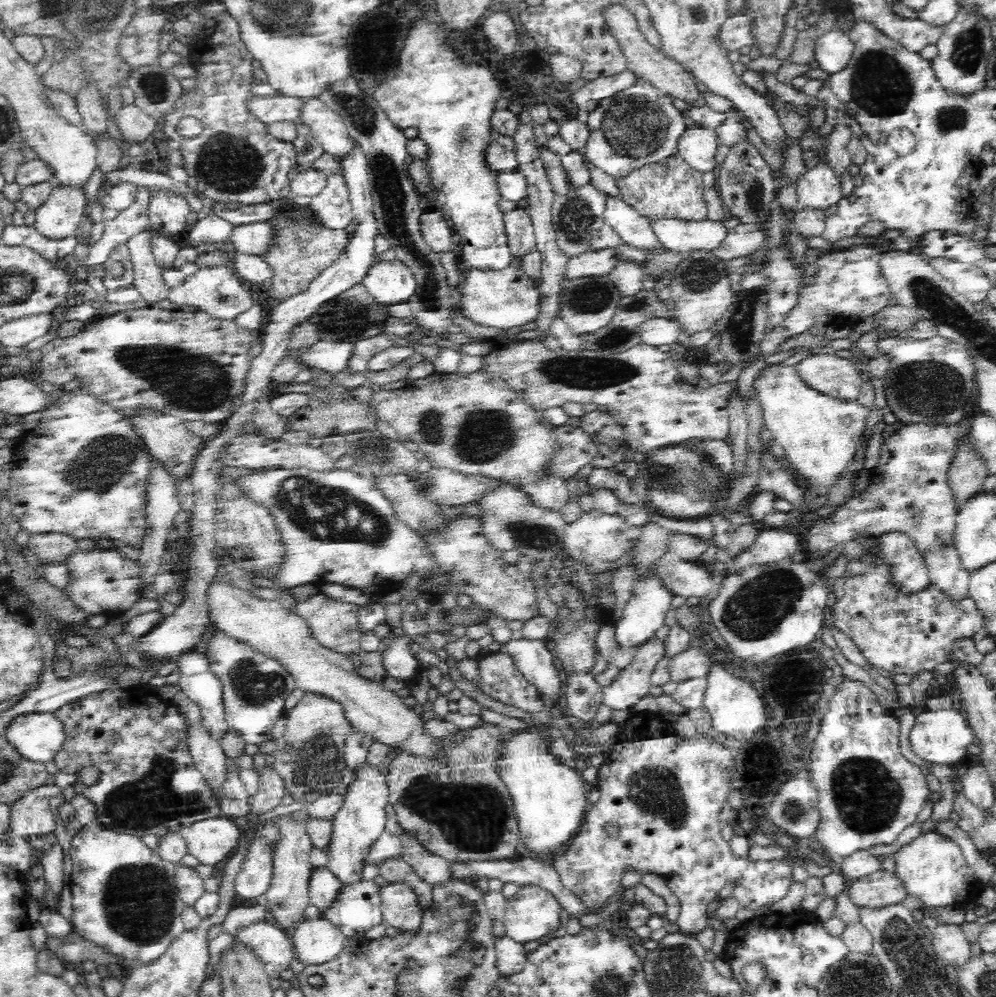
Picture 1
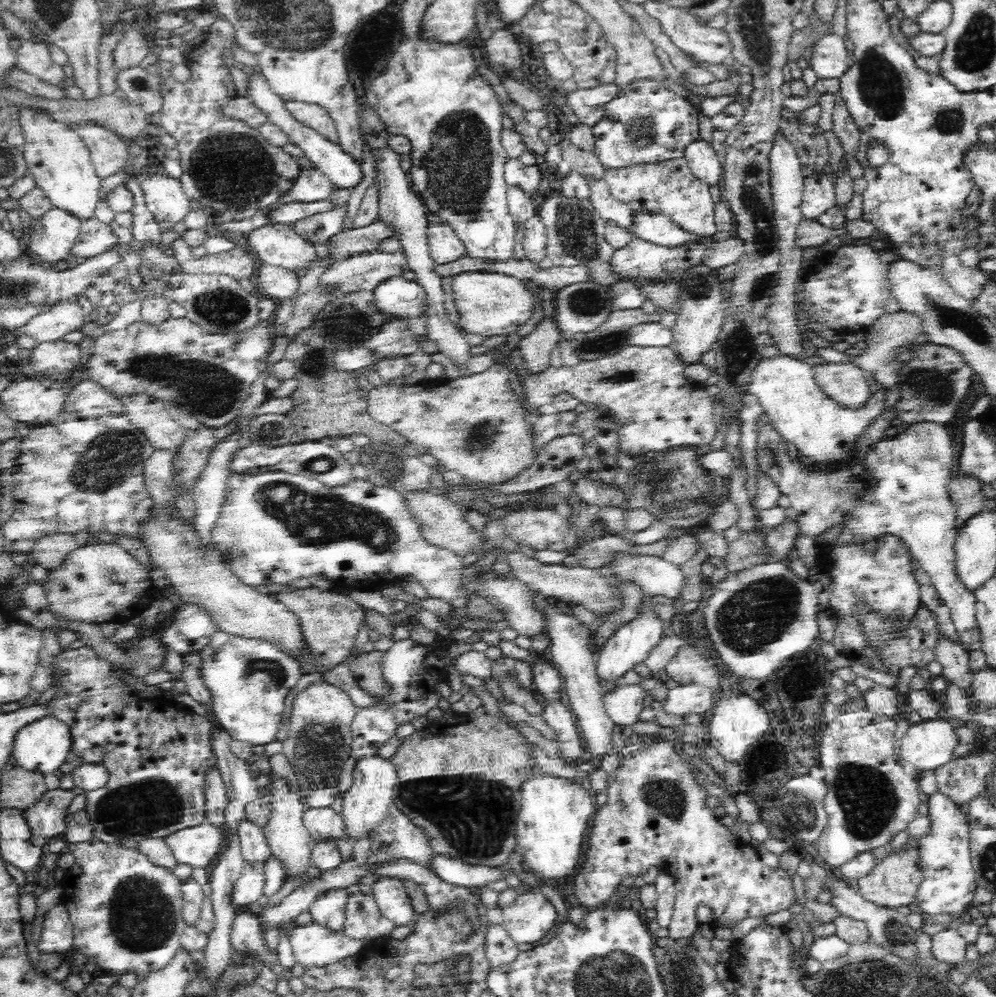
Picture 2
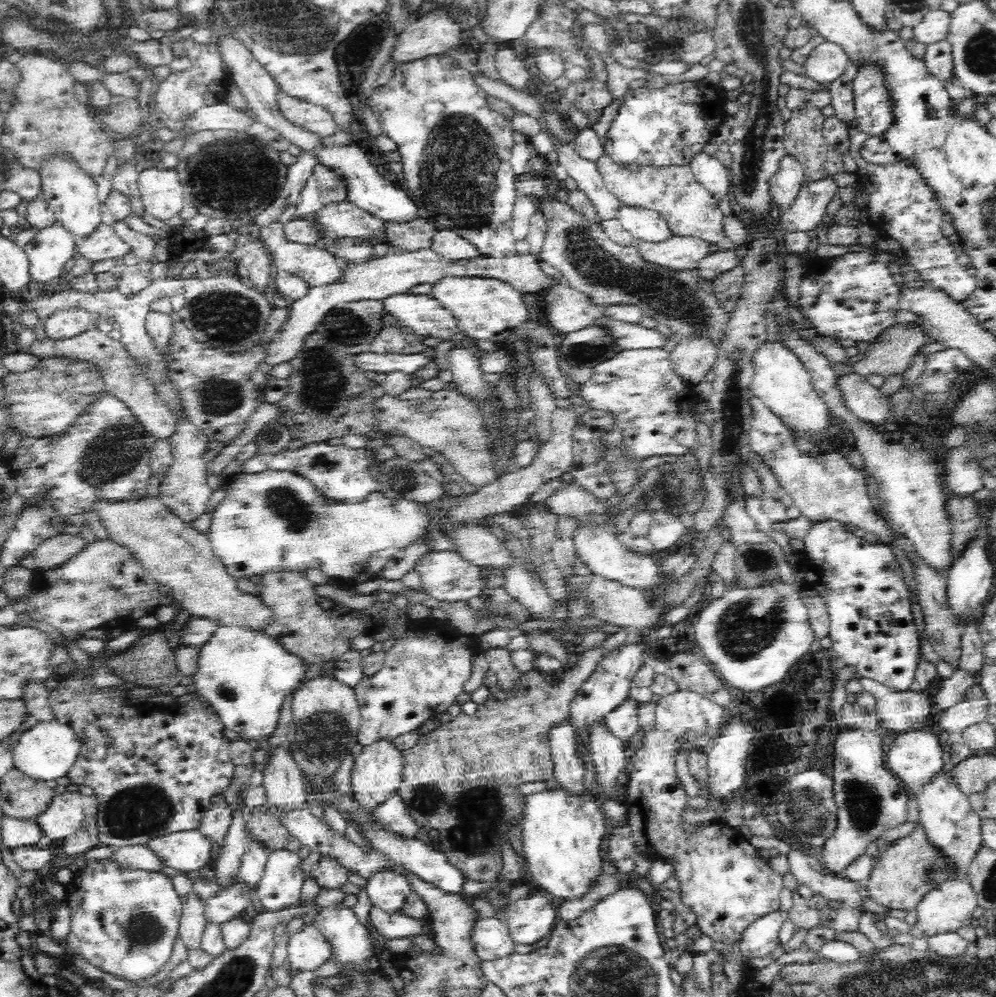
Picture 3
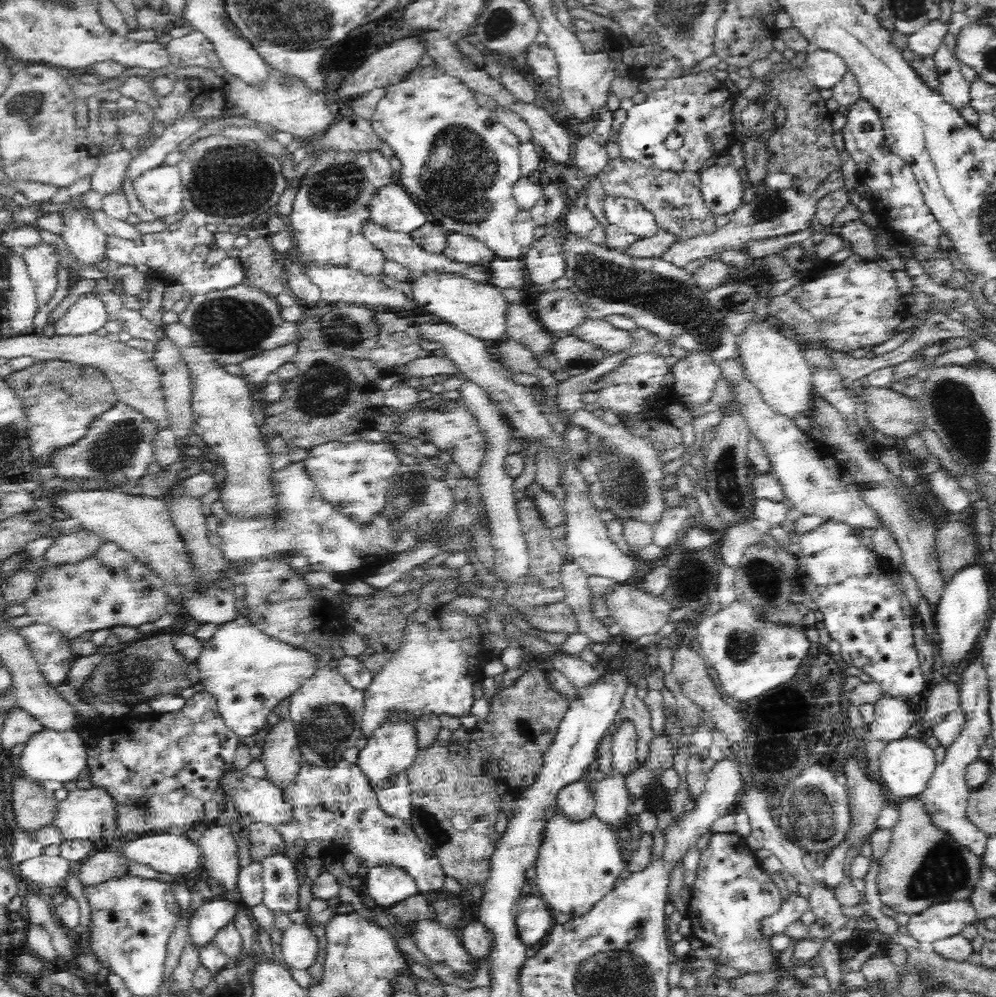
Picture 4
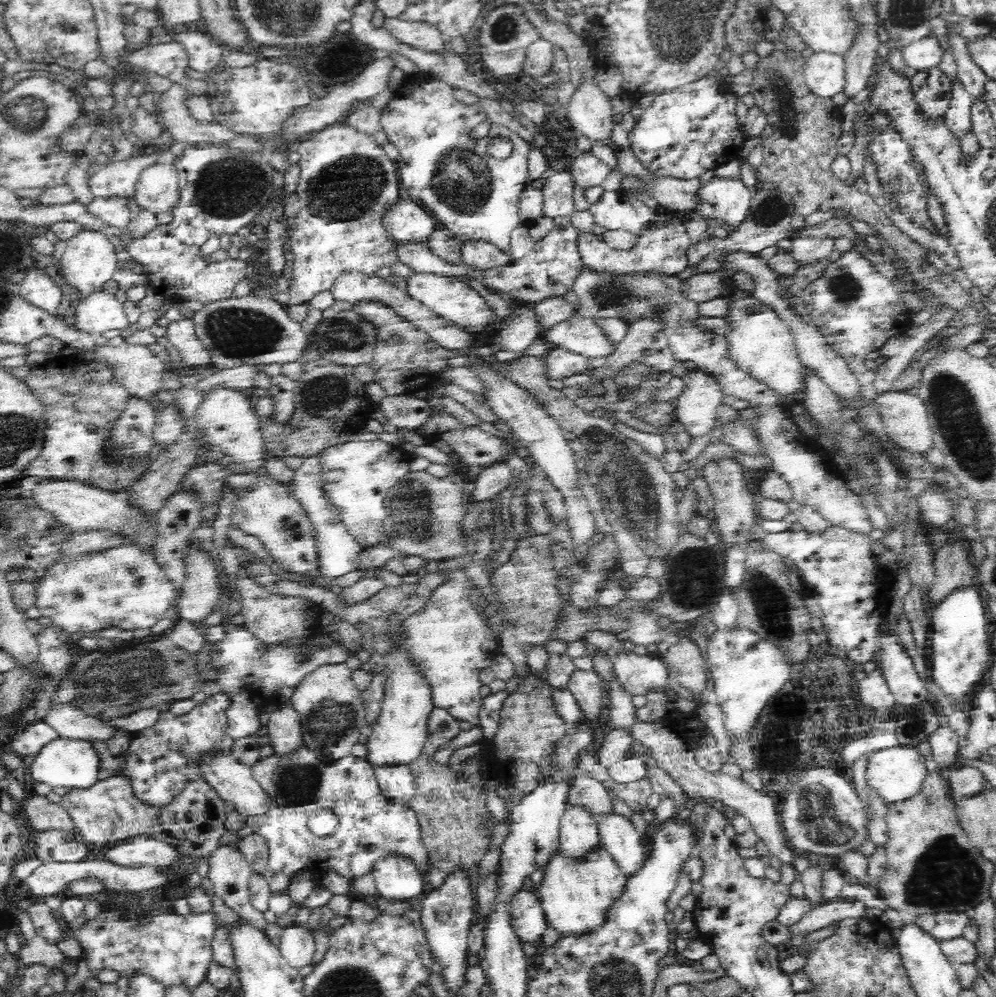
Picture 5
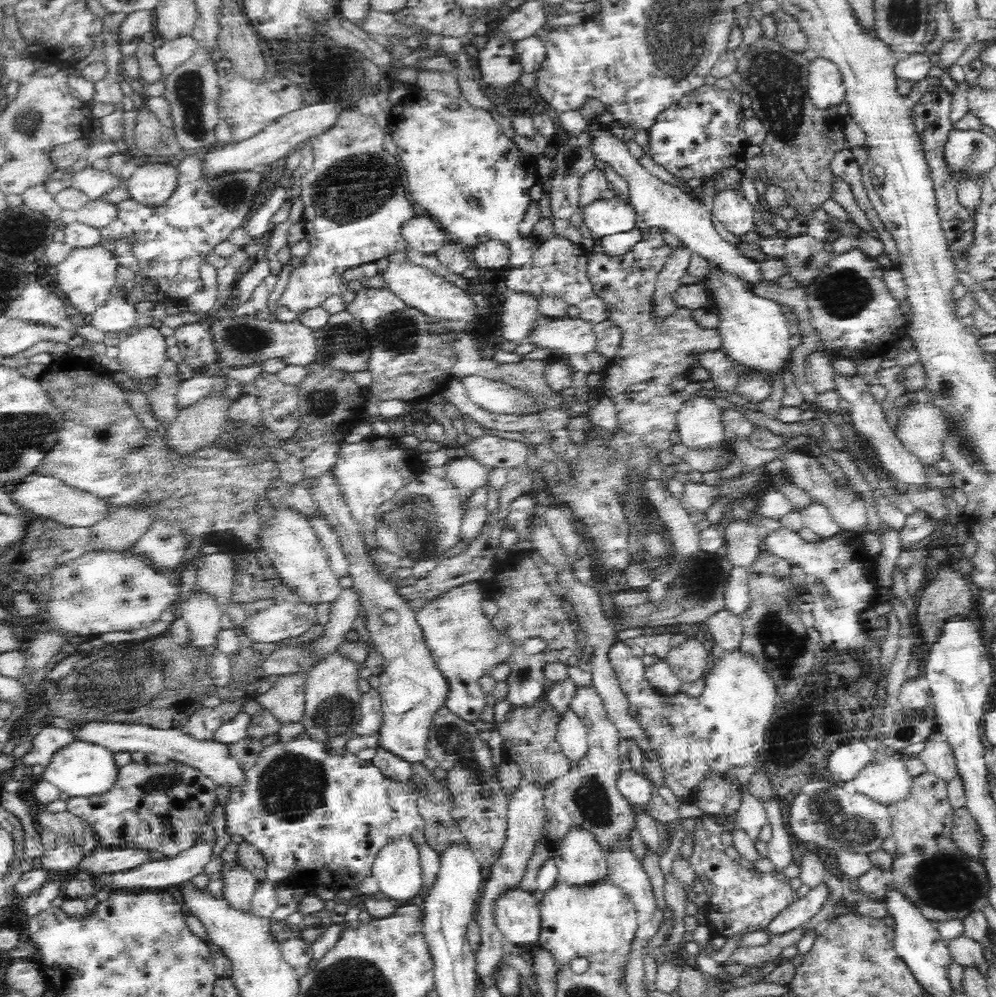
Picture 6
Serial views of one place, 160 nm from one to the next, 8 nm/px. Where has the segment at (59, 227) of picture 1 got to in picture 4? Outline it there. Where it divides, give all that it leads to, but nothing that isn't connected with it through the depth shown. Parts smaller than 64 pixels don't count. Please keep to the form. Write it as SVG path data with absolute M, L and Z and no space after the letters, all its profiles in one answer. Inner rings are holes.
M46 242L36 248L22 249L20 252L25 260L38 305L40 308L46 307L58 288L58 265L63 264L65 260L58 255L56 246Z

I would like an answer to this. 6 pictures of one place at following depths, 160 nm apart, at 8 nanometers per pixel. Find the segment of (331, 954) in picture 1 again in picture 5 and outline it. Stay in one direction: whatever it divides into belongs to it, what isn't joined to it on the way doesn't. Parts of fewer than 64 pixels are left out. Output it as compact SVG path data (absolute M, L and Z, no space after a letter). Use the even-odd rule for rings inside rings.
M296 924L288 926L283 929L279 949L290 965L302 968L312 963L315 952L313 932Z

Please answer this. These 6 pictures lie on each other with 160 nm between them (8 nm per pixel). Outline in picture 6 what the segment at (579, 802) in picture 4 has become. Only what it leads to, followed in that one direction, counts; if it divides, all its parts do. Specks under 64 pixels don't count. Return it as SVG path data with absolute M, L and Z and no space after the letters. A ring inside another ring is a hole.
M570 832L565 840L554 845L551 853L557 868L557 882L578 890L609 882L607 855L600 849L592 834Z

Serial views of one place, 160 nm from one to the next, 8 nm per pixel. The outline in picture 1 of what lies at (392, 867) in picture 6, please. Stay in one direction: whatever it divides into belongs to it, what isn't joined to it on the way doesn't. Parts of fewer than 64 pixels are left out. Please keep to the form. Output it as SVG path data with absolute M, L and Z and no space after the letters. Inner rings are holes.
M388 883L379 887L385 925L401 932L414 932L421 925L423 909L414 891L404 883Z

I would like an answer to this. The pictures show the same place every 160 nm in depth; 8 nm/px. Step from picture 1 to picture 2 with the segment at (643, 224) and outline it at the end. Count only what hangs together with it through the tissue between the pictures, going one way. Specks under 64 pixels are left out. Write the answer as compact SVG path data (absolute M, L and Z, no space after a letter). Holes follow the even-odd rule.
M590 175L584 177L591 192L589 199L599 215L604 220L614 221L629 230L634 210L613 197L607 182L603 178L590 177Z

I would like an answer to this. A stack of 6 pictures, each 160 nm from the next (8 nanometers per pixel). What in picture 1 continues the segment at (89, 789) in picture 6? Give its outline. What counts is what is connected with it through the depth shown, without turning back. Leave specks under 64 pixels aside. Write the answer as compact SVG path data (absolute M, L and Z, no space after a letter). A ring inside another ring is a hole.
M31 714L14 720L5 739L18 751L22 759L32 763L53 762L64 740L65 726L53 714Z

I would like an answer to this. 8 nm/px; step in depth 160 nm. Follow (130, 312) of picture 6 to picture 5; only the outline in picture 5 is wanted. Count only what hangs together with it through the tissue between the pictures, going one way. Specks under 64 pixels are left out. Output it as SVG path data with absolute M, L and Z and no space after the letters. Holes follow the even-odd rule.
M105 290L80 300L74 318L74 326L94 335L107 330L123 331L130 327L126 312L113 291Z

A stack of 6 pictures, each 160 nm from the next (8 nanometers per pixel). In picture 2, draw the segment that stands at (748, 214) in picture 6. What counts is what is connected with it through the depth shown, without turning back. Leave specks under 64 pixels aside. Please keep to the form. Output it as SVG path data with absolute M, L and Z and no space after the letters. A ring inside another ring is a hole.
M698 140L690 144L684 152L692 174L703 180L708 186L722 183L723 164L718 161L716 151L710 142Z

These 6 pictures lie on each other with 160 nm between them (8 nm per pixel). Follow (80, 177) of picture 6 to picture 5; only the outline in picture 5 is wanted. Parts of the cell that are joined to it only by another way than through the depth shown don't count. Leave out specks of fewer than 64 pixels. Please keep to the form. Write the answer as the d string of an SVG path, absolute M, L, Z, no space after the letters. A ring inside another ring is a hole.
M161 152L144 154L124 158L117 161L109 161L100 164L96 172L88 178L94 198L132 197L135 184L143 168L157 162Z

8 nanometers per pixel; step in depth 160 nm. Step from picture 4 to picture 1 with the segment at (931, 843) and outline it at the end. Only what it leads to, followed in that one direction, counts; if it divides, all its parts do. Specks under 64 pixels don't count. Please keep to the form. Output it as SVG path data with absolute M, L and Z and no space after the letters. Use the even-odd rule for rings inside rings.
M882 869L849 883L847 891L856 907L865 908L900 904L909 895L904 881L896 872Z

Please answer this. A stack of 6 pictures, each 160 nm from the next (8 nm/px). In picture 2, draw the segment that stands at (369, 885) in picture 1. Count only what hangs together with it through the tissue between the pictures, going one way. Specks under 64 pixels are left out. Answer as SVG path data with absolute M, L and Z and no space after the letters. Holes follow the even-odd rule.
M361 891L349 896L346 911L344 934L350 938L379 941L396 928L394 921L381 914L374 898Z

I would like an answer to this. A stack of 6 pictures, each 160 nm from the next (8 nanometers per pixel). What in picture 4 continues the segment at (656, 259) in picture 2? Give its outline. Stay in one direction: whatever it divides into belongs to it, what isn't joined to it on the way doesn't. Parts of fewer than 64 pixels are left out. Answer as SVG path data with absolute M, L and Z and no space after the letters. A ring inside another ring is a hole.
M842 167L835 168L818 192L810 196L802 196L794 188L783 188L775 191L760 189L754 198L737 208L736 214L728 224L714 229L712 232L697 234L692 238L680 239L666 254L664 260L671 262L678 268L684 268L689 262L695 260L709 260L714 254L722 254L728 250L743 252L750 242L762 242L770 238L788 236L811 226L817 202L829 192L841 189L844 186L844 172Z

